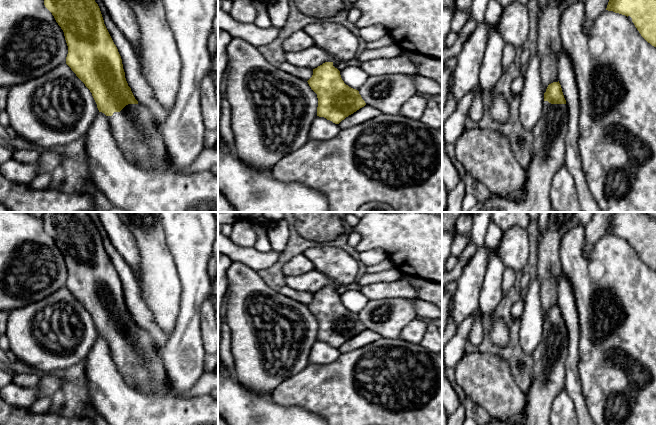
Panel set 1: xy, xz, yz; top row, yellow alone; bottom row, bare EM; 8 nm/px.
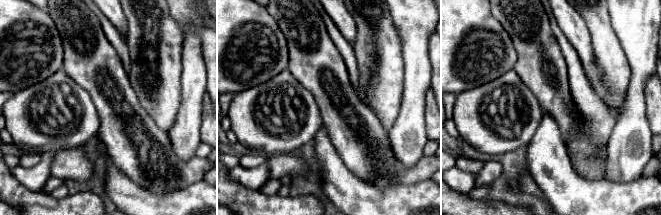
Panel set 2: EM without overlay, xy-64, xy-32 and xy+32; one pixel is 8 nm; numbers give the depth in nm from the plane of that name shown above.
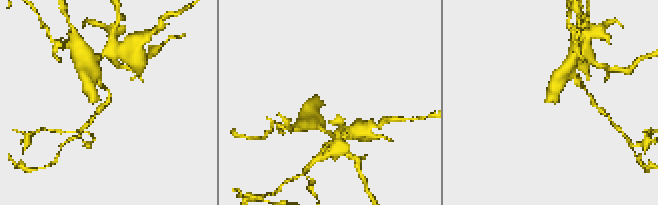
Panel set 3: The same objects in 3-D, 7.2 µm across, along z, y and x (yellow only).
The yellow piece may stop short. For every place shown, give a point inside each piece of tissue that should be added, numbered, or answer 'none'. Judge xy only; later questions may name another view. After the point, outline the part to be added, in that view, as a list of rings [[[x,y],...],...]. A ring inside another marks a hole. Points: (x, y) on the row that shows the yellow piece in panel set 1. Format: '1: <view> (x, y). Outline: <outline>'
1: xy (134, 128). Outline: [[[128,104],[107,119],[112,135],[129,163],[140,169],[165,171],[166,151],[161,129],[148,107]]]

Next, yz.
1: yz (548, 151). Outline: [[[543,103],[543,112],[532,129],[532,160],[526,170],[525,198],[518,202],[491,193],[483,202],[480,212],[552,212],[550,191],[556,172],[564,166],[566,134],[568,131],[568,109],[566,104]]]

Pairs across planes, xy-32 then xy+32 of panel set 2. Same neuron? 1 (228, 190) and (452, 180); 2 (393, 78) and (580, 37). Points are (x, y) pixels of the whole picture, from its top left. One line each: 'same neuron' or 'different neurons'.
1: different neurons
2: different neurons

